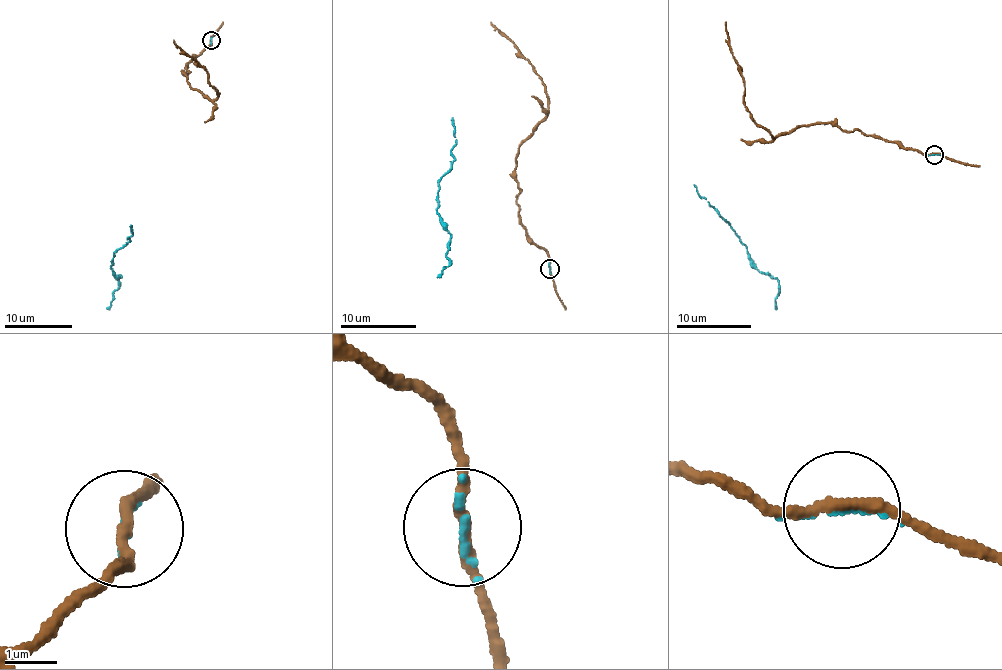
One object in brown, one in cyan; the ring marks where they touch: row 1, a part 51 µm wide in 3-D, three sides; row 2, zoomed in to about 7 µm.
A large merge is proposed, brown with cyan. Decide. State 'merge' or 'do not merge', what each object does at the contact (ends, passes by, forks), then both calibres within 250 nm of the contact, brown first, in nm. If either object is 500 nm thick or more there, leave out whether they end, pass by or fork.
merge | brown passes by | cyan ends | 200/120 nm

